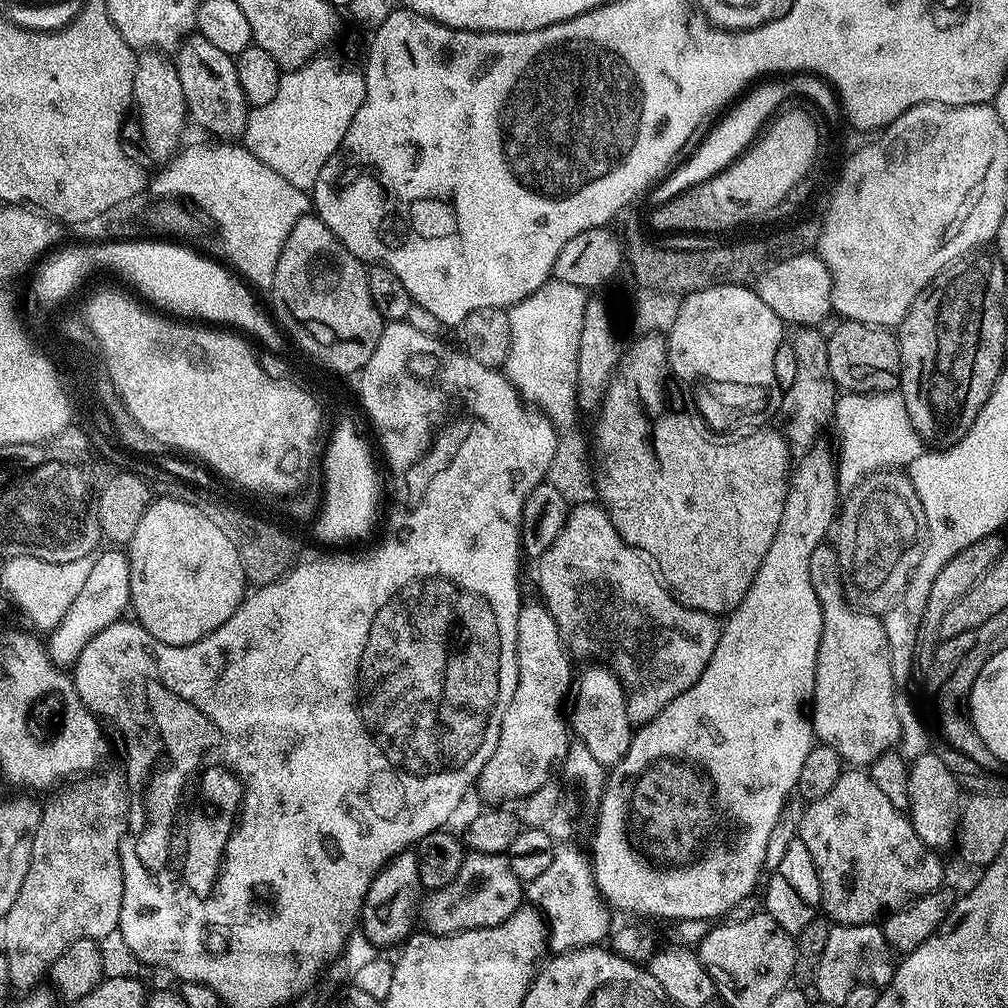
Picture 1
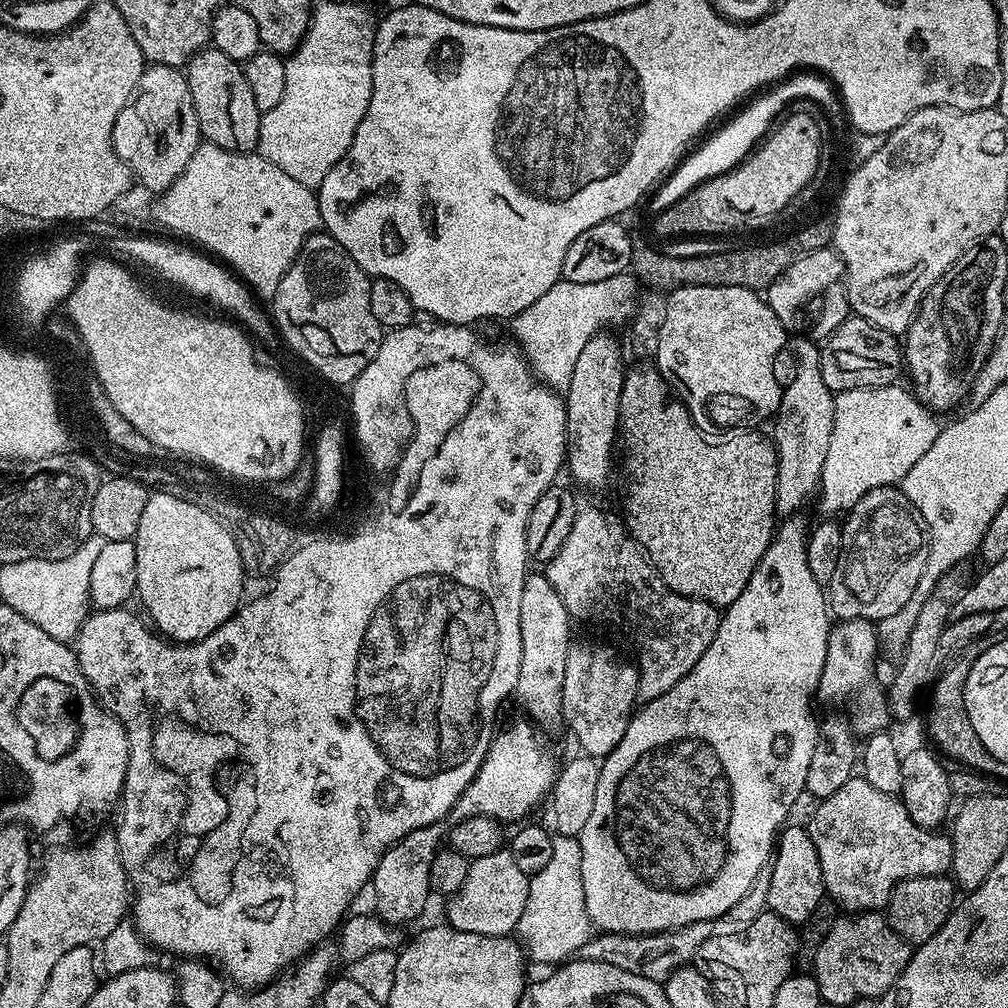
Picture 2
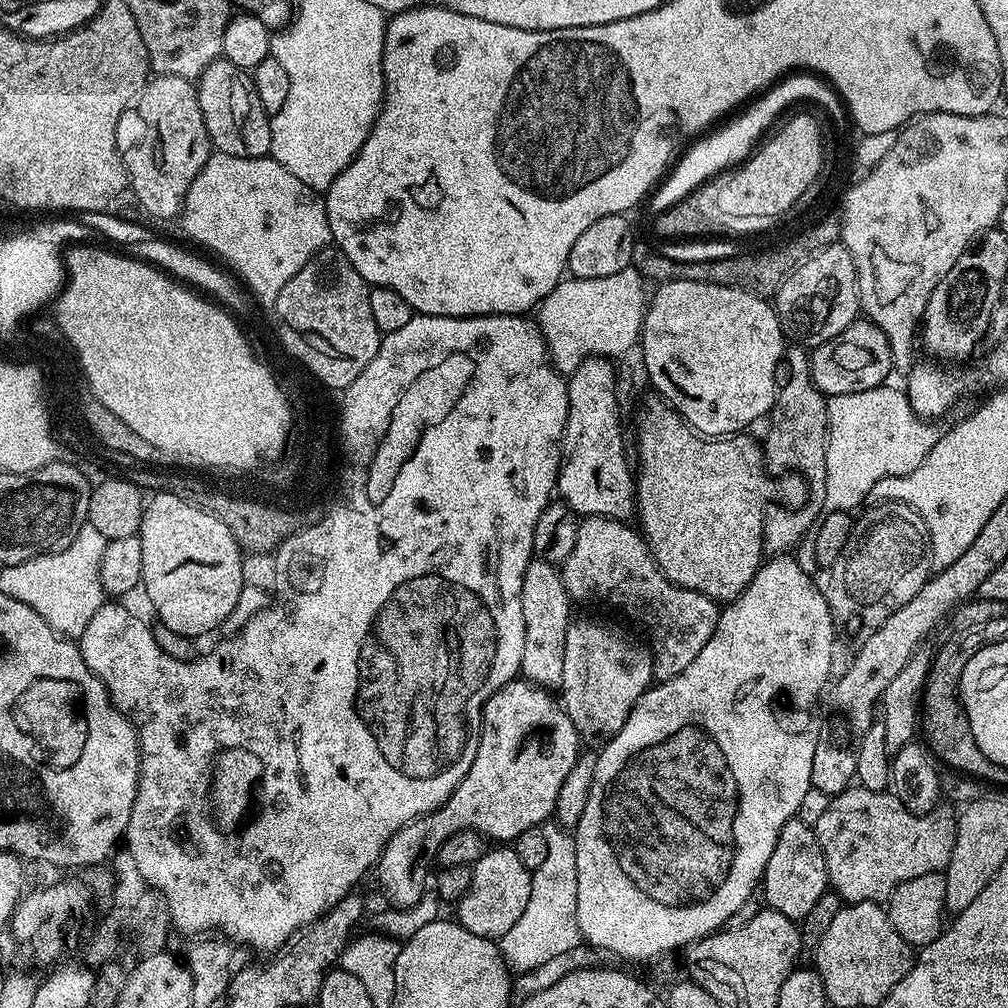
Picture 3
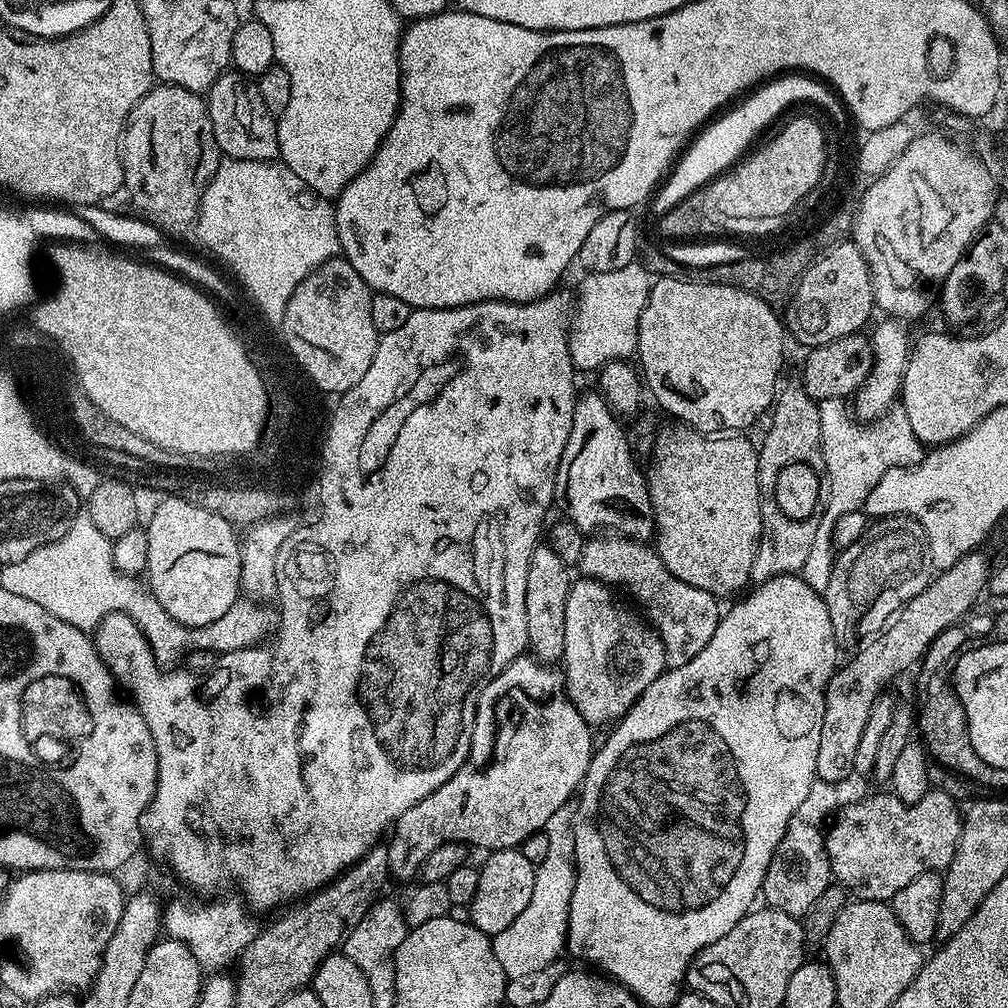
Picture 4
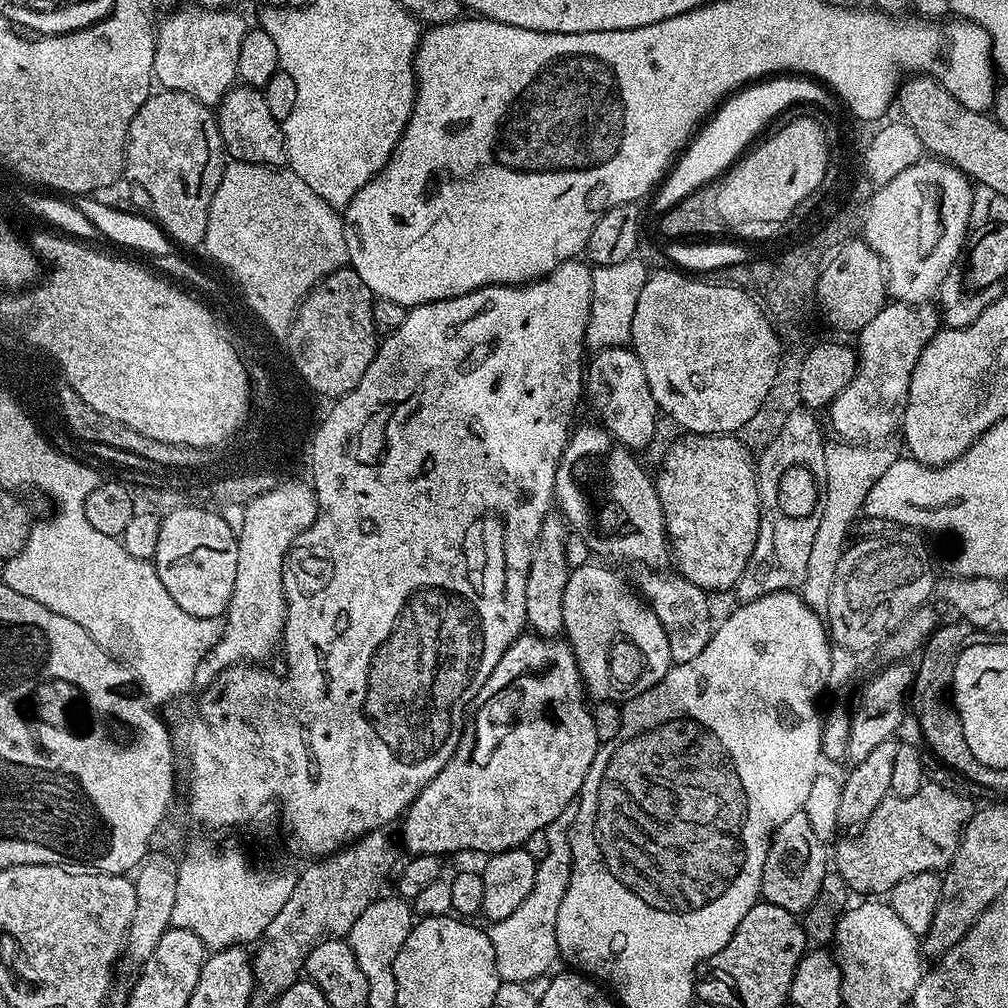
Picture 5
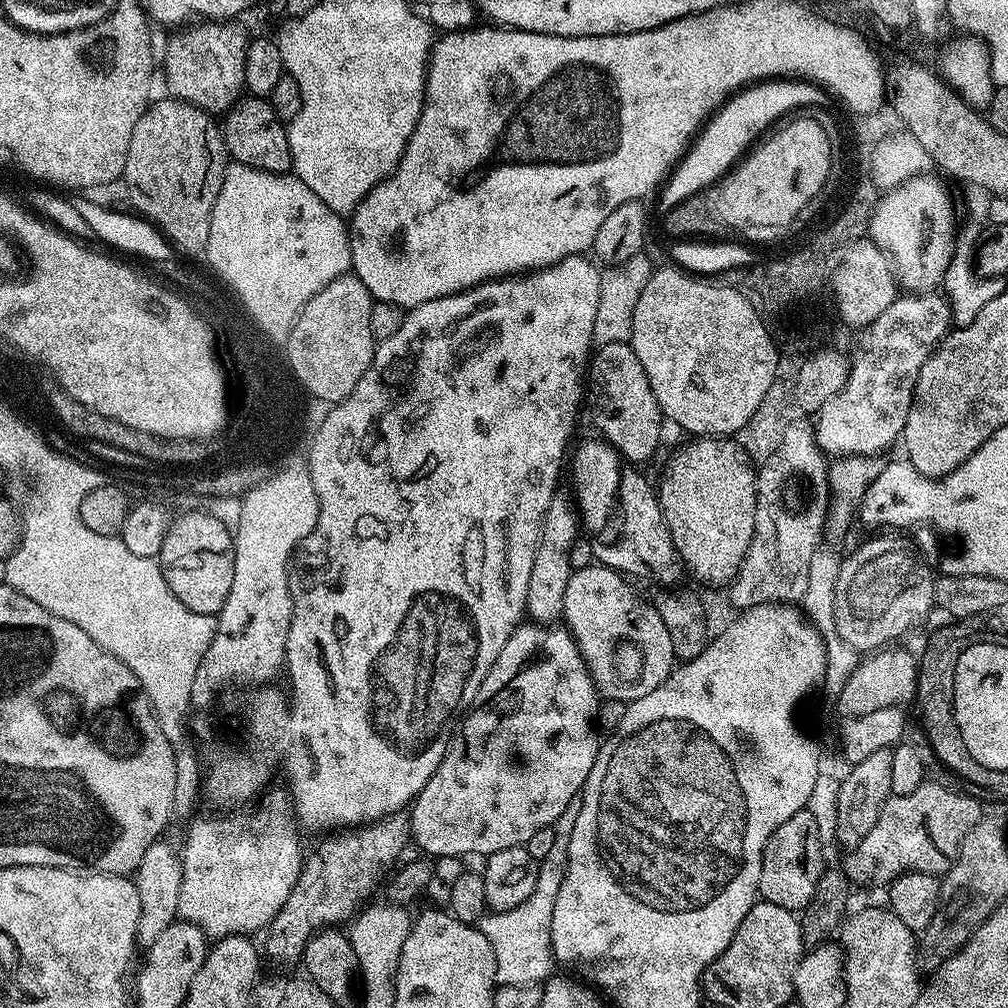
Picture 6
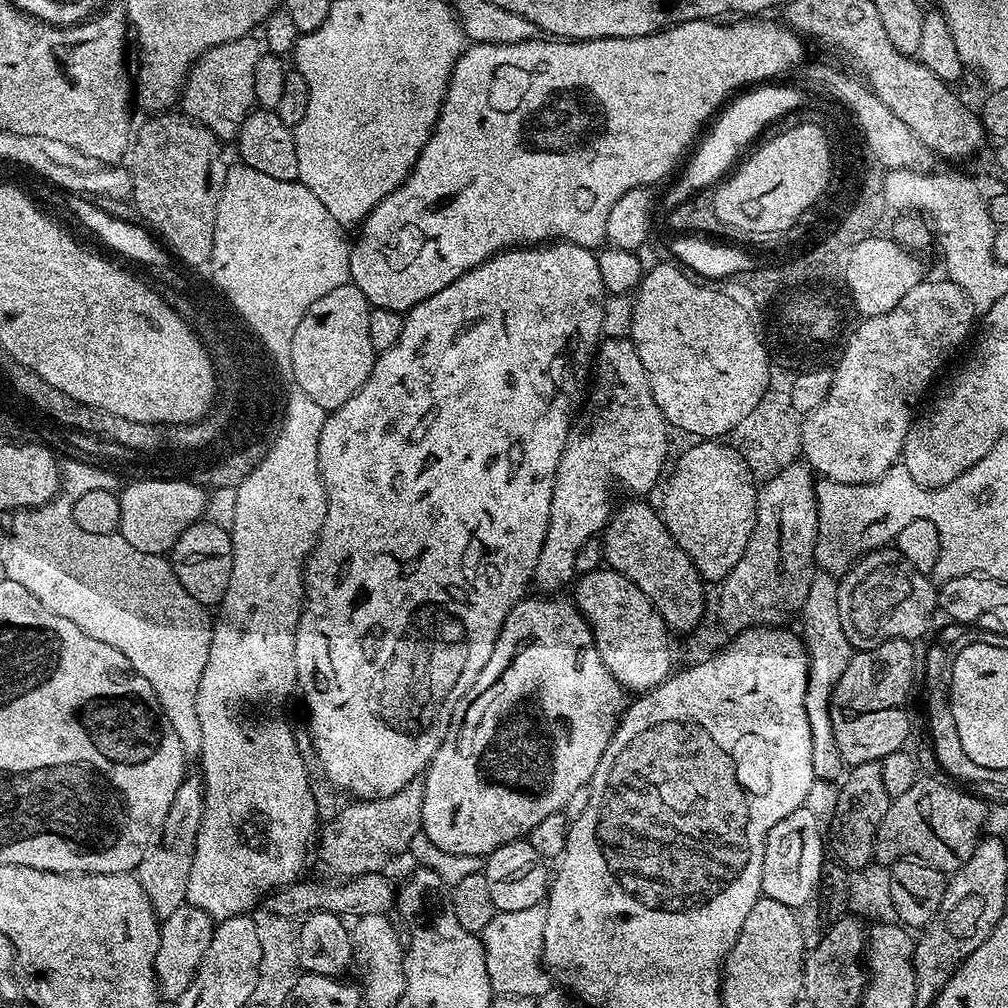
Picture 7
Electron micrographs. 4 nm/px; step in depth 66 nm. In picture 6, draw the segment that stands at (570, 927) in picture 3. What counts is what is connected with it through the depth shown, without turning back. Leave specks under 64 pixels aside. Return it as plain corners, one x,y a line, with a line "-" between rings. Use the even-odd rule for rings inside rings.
579,796
570,798
570,806
562,810
555,822
556,837
550,854
539,861
538,882
534,884
534,894
522,902
522,906
514,906
514,910
505,912
489,911
479,922
481,934
490,942
490,950
494,950
494,966
496,967
497,985
526,986
543,985
554,972
554,957
550,930
554,922
554,898
558,898
558,890
562,886
562,878
568,870
568,843
574,830
574,822
578,822
578,813
582,810

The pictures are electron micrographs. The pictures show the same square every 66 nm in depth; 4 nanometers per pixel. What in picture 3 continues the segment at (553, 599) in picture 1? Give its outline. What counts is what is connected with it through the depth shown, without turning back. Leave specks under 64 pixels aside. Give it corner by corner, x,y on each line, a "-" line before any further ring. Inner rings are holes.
585,516
577,523
576,529
578,539
574,542
574,550
570,550
570,558
566,558
562,565
564,585
569,597
573,601
597,600
598,603
637,620
648,635
647,643
652,653
652,675
657,681
672,680
678,674
682,674
682,670
686,670
686,666
690,666
690,662
698,658
702,646
710,642
718,626
721,605
706,598
706,594
698,594
689,588
677,588
671,584
664,577
664,571
656,565
648,541
631,523
611,520
609,516

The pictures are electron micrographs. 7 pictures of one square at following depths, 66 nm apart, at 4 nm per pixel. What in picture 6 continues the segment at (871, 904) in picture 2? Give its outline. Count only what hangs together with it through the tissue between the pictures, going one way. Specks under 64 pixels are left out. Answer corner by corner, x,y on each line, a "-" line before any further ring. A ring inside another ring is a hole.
925,782
910,794
889,796
874,830
847,853
848,861
843,861
849,881
856,886
887,886
904,872
943,874
951,870
966,834
982,819
979,802
960,791
948,788
944,782

